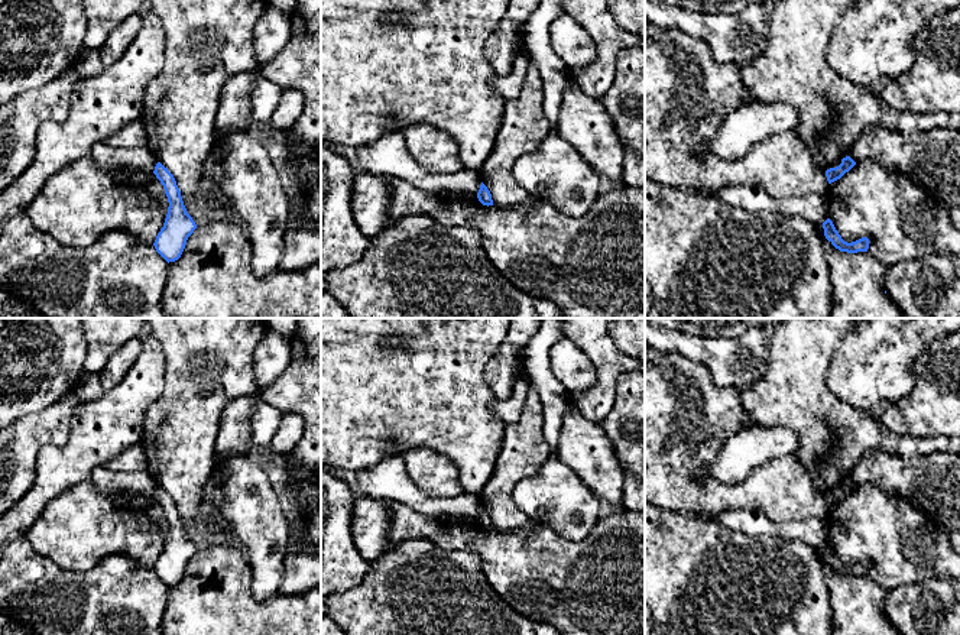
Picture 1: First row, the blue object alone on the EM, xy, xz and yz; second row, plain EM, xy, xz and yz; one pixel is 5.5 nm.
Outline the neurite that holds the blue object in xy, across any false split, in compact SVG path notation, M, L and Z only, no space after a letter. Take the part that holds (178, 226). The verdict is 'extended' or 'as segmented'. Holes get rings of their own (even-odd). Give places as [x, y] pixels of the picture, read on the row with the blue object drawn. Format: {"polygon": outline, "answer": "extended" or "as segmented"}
{"polygon": "M104 142L93 146L90 156L97 166L107 171L126 169L153 172L163 185L168 197L168 214L163 227L153 243L156 252L169 263L181 257L188 237L197 229L195 221L187 213L181 191L173 175L165 168L152 152L145 148L111 148Z", "answer": "extended"}

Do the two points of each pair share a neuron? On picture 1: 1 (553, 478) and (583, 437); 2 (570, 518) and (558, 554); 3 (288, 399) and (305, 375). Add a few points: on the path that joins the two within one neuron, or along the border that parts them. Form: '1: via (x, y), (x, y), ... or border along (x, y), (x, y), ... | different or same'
1: border along (554, 454), (587, 486) | different
2: border along (534, 522), (570, 540), (581, 540), (596, 524) | different
3: via (294, 394), (305, 381) | same

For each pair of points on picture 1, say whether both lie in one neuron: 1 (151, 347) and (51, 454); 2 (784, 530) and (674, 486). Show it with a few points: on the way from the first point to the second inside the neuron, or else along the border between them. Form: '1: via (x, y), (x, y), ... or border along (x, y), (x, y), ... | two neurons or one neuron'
1: via (145, 381), (132, 398), (84, 446) | one neuron
2: border along (768, 518), (759, 511), (729, 509), (716, 520) | two neurons

